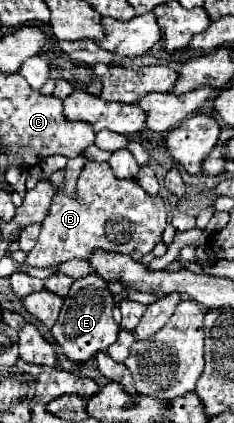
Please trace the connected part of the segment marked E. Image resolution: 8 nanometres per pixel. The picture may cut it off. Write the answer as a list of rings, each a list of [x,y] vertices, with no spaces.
[[[87,275],[87,277],[75,279],[69,289],[69,297],[65,297],[59,319],[51,329],[63,353],[73,361],[87,361],[97,351],[107,351],[107,347],[115,343],[119,333],[119,325],[111,315],[113,309],[115,309],[115,295],[103,277]]]

